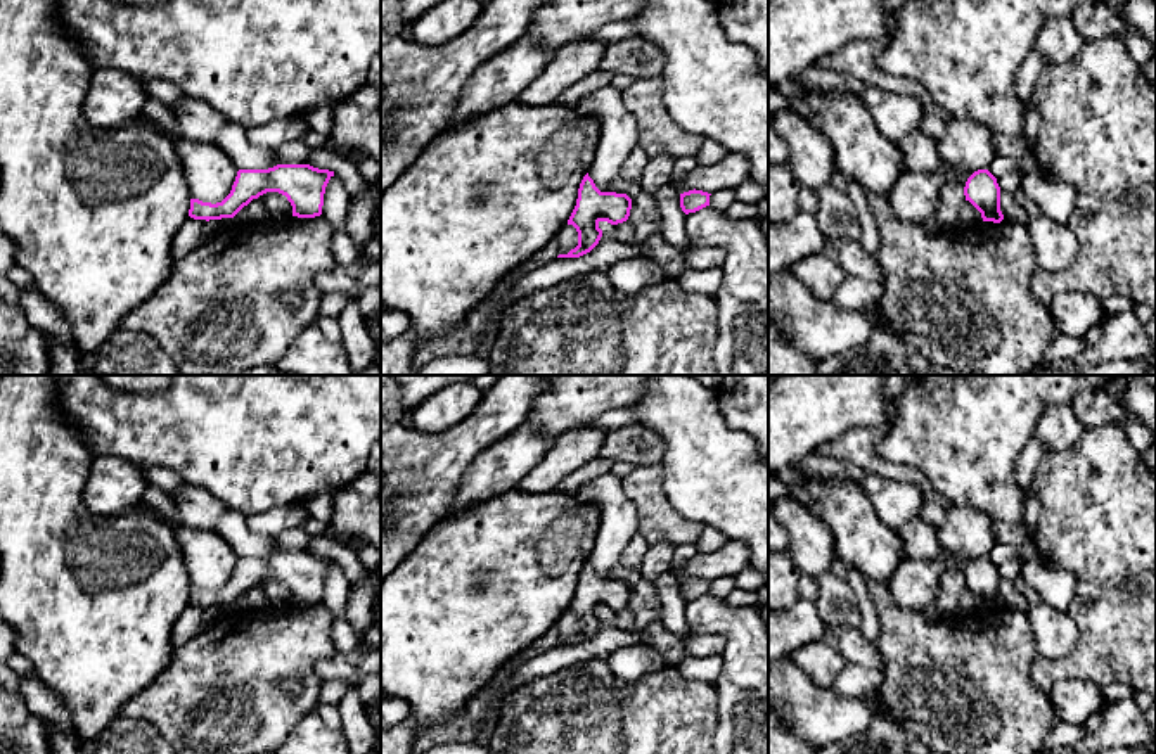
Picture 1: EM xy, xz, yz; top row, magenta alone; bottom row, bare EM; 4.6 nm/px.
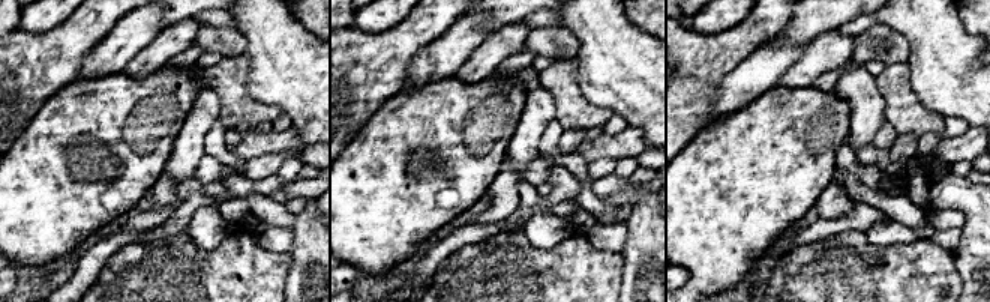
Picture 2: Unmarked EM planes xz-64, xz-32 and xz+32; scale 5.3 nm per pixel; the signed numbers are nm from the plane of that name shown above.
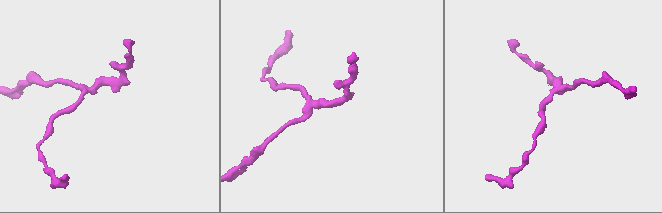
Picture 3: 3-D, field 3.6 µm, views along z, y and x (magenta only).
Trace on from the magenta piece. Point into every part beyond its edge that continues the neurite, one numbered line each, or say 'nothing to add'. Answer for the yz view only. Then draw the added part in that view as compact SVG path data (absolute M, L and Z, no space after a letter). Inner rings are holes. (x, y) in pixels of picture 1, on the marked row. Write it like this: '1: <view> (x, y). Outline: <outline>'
nothing to add

